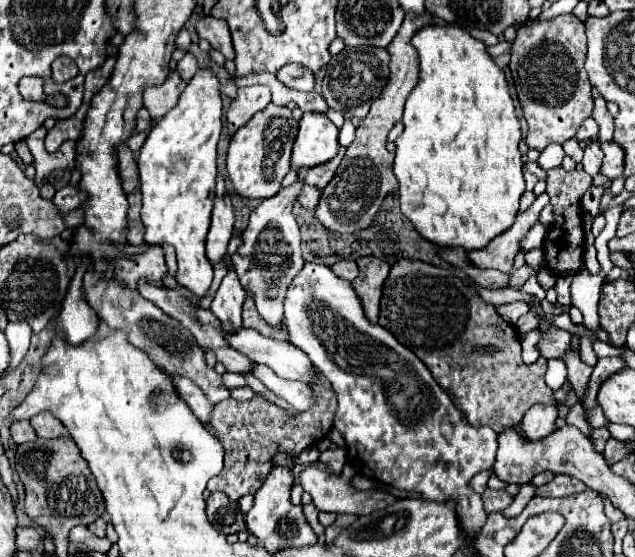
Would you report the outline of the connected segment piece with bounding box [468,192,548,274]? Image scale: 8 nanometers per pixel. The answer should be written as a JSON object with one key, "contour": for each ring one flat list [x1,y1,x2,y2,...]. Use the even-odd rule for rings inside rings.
{"contour":[[540,194,534,204,524,212,516,216,516,222,510,230,494,238,484,250,472,250,468,252,468,260,478,268,494,268,500,272,510,272,514,264,514,256,518,254,520,240,524,238,526,230,538,220,540,210,548,204,548,194]]}

